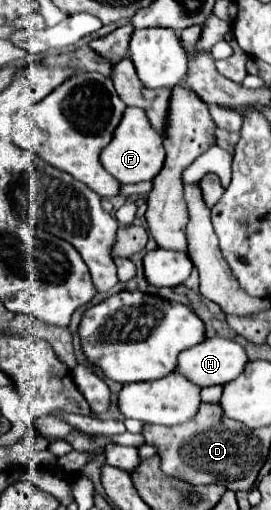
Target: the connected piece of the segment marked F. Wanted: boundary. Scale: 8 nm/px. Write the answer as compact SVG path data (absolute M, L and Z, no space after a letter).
M127 107L123 119L115 131L113 141L101 153L101 163L103 163L105 171L109 171L119 183L151 181L161 171L163 161L165 161L163 137L151 127L143 109Z

